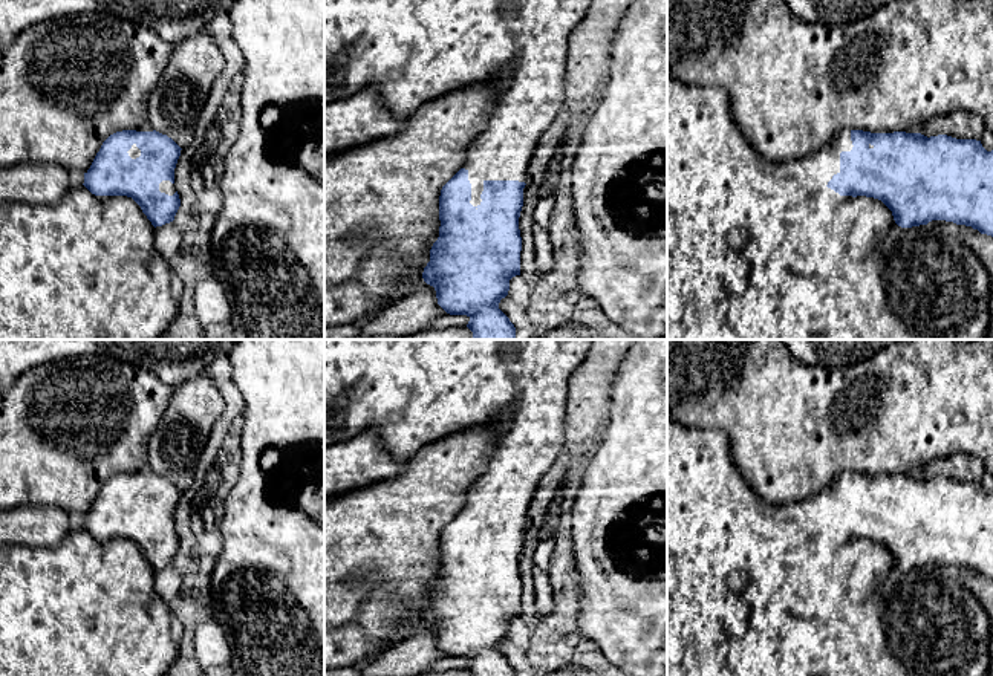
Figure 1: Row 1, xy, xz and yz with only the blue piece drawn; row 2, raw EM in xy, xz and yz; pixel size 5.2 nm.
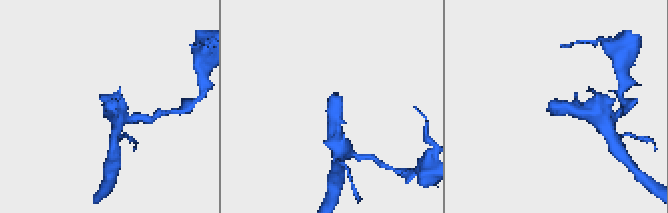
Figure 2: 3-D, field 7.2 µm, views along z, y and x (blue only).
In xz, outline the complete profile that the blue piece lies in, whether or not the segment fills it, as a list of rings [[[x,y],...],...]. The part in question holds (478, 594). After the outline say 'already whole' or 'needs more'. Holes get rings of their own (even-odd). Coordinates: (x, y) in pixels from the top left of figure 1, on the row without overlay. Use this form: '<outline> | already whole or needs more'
[[[324,340],[324,447],[343,442],[364,430],[378,430],[381,444],[401,465],[421,448],[431,445],[450,434],[494,425],[508,413],[508,428],[499,436],[487,471],[473,483],[467,494],[464,509],[442,529],[439,538],[439,580],[430,592],[430,604],[424,610],[422,621],[436,633],[438,647],[450,658],[467,658],[467,670],[473,676],[516,676],[514,667],[499,652],[502,641],[508,638],[510,622],[520,618],[522,580],[519,560],[523,549],[523,531],[528,525],[528,511],[539,482],[566,448],[566,395],[569,379],[584,361],[594,340]]] | needs more

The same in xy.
[[[142,468],[110,477],[84,515],[84,526],[70,531],[54,548],[31,548],[24,544],[0,546],[0,676],[164,676],[179,652],[177,626],[173,610],[159,598],[153,587],[153,572],[174,563],[181,549],[174,531],[174,511],[181,489],[167,477]]] | needs more

